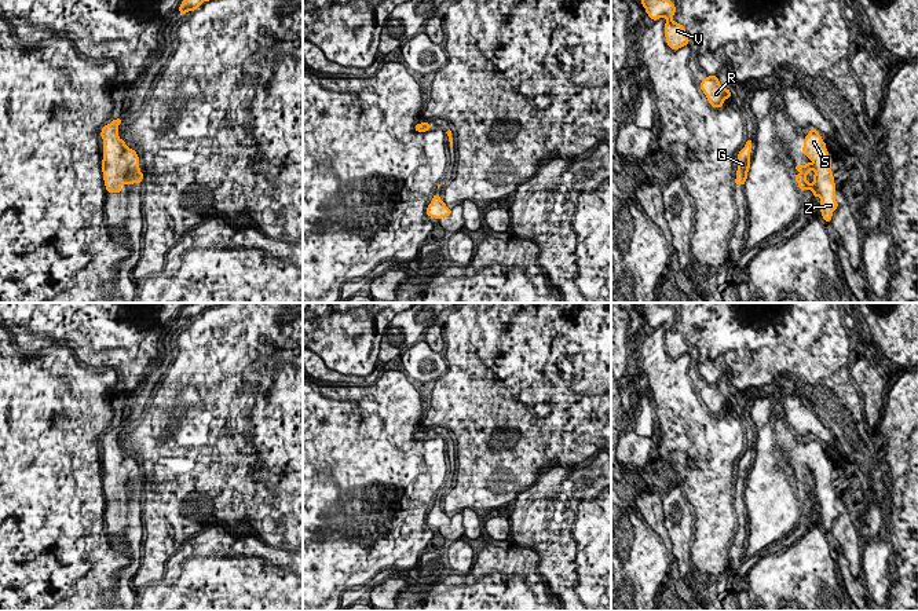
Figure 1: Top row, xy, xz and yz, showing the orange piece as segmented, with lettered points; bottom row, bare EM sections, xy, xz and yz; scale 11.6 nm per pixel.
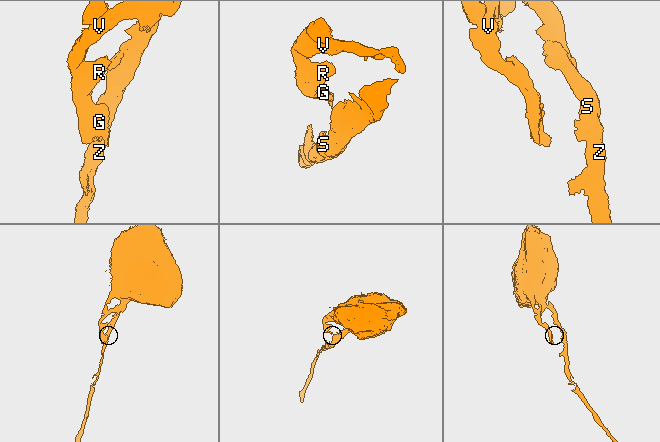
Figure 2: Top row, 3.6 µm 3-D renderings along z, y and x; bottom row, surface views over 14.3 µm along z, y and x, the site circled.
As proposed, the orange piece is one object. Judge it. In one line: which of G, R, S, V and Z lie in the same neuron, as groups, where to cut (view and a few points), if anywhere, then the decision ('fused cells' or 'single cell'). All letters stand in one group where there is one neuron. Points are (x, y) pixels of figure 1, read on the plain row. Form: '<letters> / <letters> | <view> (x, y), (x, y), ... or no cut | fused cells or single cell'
G R S V Z | no cut | single cell

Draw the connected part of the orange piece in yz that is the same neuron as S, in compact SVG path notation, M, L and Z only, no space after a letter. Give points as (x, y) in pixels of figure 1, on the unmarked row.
M809 438L804 447L802 461L813 471L796 473L800 483L794 483L800 498L812 498L813 506L820 506L819 517L823 527L830 531L833 520L838 516L835 509L835 491L831 480L831 468L819 439Z

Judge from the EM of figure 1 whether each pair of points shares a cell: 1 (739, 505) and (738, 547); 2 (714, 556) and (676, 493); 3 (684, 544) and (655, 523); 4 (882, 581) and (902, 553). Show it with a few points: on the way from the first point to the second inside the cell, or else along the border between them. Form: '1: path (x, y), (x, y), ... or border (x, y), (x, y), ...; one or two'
1: path (741, 515), (739, 537); one
2: border (695, 520), (692, 527); two
3: border (661, 500), (664, 526), (672, 553), (679, 562); two
4: border (889, 538), (891, 562), (888, 573); two

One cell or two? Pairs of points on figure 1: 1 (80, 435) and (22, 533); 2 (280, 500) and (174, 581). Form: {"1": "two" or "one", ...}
{"1": "one", "2": "two"}

